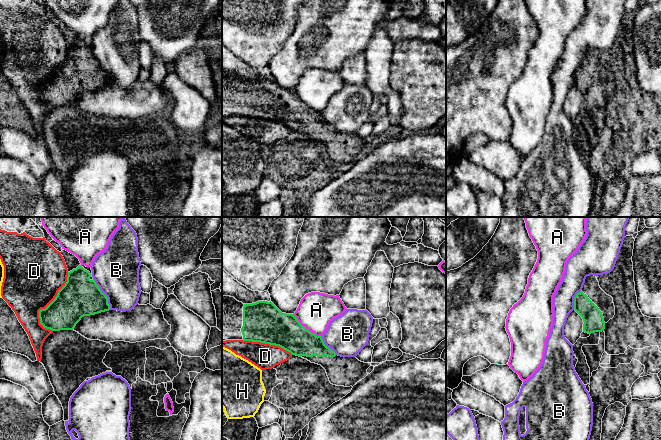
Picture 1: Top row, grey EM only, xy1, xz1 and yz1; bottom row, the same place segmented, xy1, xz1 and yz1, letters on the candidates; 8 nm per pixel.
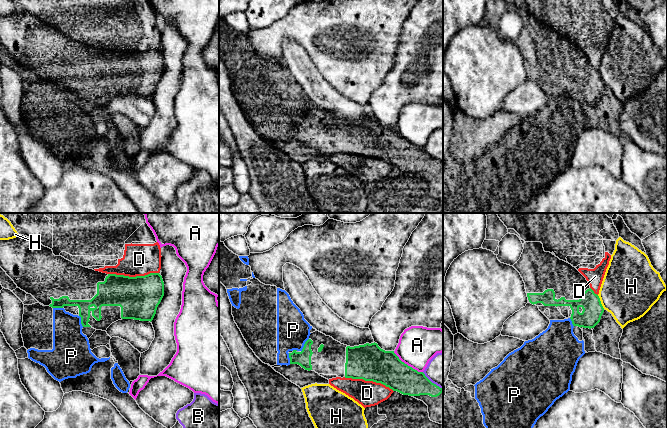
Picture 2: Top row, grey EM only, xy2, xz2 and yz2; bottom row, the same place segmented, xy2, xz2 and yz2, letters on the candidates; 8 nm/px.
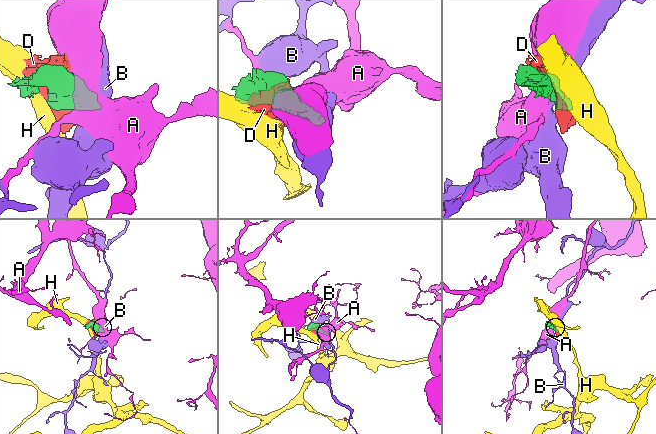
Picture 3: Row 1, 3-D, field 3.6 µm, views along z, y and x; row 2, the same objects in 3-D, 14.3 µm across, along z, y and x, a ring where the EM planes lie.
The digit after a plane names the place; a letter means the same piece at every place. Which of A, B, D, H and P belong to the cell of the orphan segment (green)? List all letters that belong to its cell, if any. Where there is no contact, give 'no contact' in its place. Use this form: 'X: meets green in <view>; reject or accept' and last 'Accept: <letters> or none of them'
A: meets green in xz1; reject
B: meets green in xy1; reject
D: meets green in xy1; reject
H: meets green in yz2; reject
P: meets green in xz2; reject
Accept: none of them

